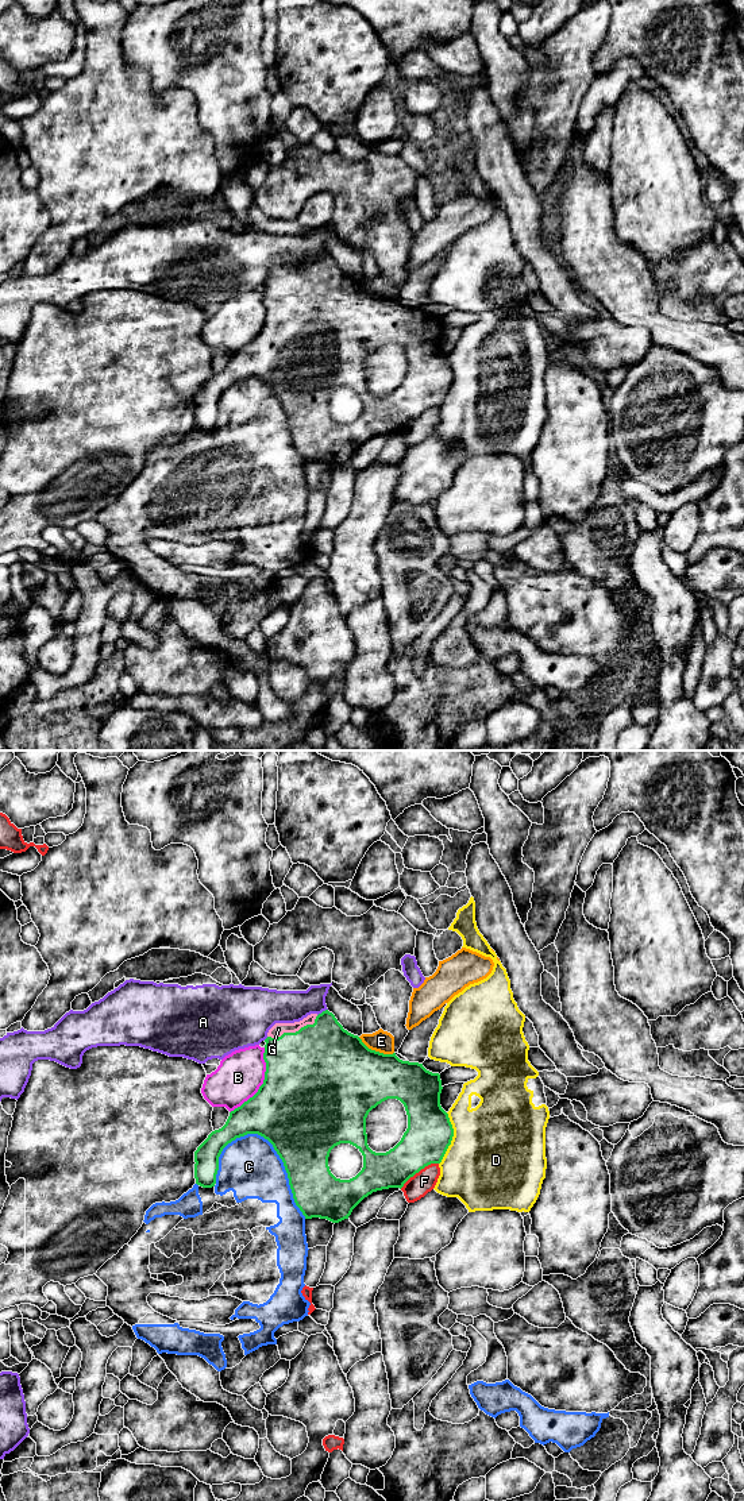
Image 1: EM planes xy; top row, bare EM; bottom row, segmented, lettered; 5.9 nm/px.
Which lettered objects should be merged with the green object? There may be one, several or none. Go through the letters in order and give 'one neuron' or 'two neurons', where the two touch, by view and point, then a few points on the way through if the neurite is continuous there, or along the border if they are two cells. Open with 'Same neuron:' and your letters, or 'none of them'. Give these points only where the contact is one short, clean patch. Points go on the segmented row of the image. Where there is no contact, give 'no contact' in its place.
Same neuron: G
A: two neurons; contact xy (323, 1011)
B: two neurons; contact xy (263, 1083)
C: two neurons; contact xy (280, 1157)
D: two neurons; contact xy (451, 1138)
E: two neurons; contact xy (374, 1050)
F: two neurons; contact xy (419, 1170)
G: one neuron; contact xy (293, 1033); way xy (308, 1072), (293, 1050), (293, 1033), (282, 1033), (278, 1029)

